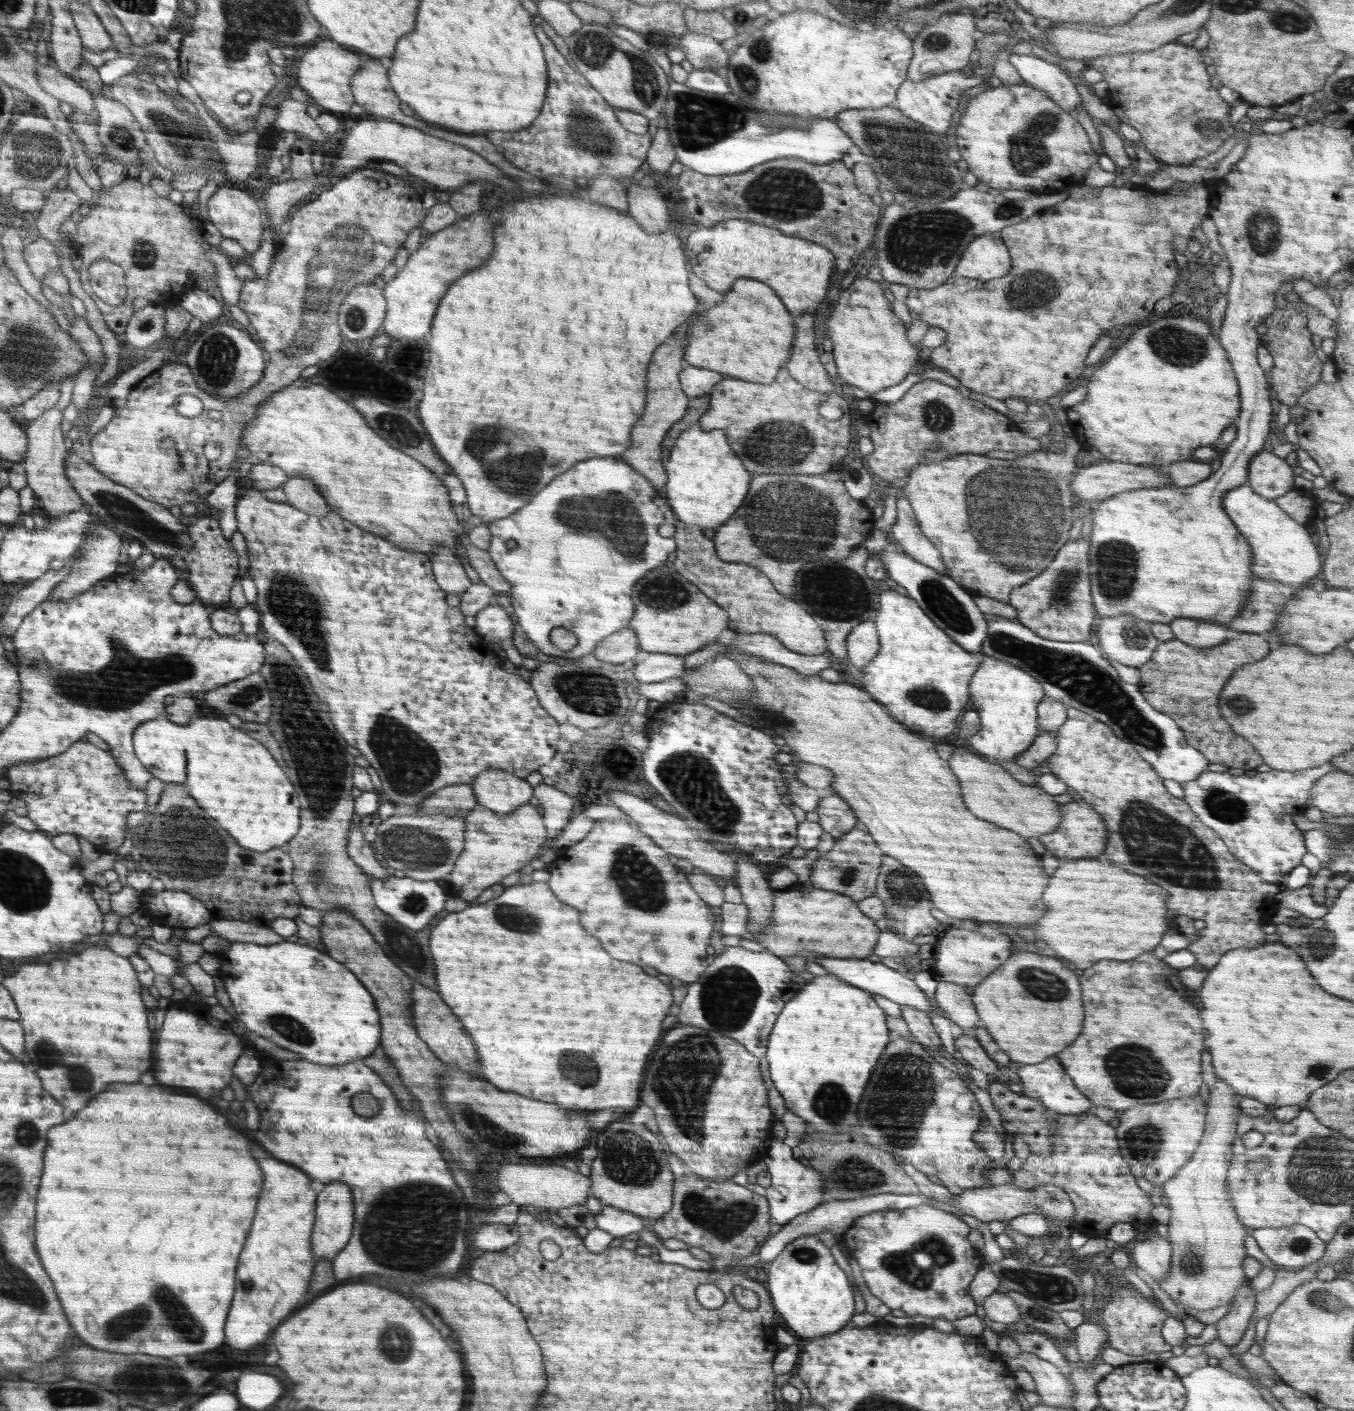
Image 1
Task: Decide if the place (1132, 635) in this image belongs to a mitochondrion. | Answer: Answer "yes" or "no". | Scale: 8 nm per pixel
yes

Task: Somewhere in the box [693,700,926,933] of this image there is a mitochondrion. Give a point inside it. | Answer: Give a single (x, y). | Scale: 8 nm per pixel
(781, 722)

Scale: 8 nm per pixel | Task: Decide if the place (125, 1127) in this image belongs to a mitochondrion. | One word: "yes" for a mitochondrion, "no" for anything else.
no

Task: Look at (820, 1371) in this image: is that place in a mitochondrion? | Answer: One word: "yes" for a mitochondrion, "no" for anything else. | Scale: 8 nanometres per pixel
no

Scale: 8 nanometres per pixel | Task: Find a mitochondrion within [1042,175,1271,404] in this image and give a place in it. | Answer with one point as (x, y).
(1175, 344)

